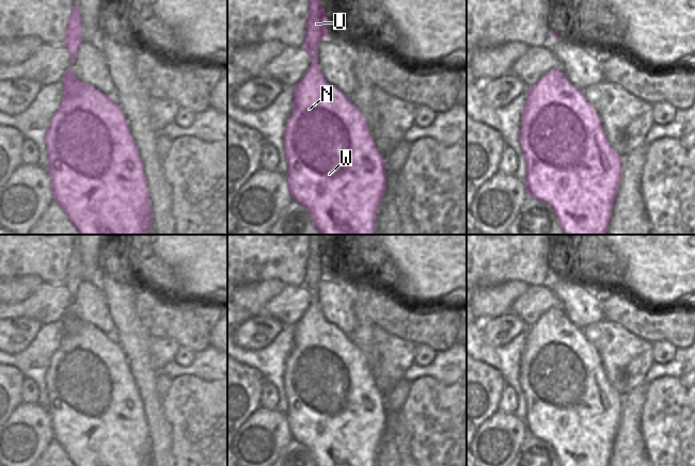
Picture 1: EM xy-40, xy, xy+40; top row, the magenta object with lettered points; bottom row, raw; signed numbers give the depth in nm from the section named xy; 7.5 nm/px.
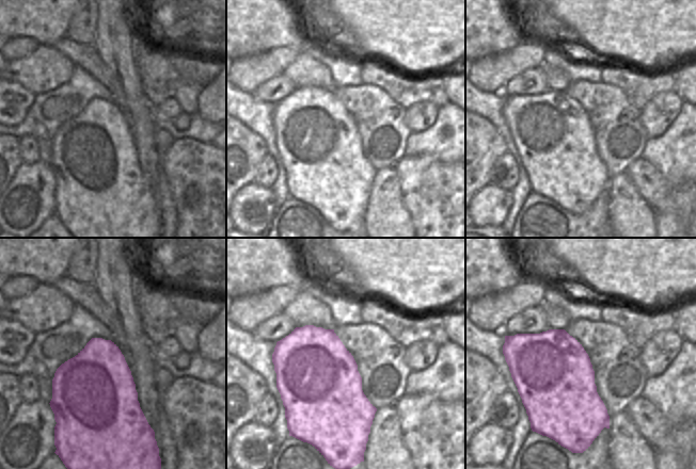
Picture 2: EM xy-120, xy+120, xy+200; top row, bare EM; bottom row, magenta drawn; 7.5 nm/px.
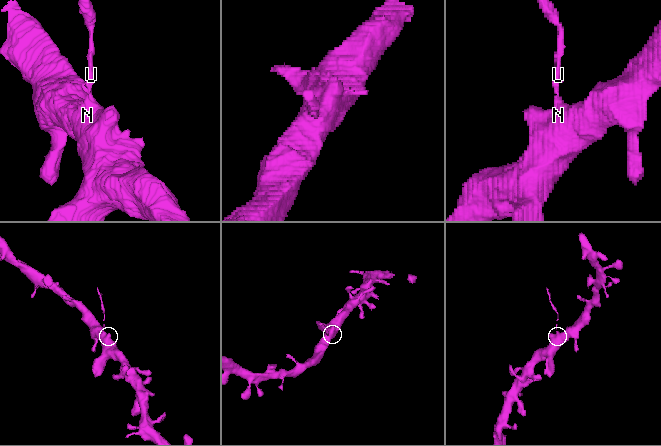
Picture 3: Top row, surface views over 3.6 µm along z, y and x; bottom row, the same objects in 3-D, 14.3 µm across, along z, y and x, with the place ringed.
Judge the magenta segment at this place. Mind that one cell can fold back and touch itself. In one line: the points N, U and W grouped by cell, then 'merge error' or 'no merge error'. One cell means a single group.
groups N W / U; merge error

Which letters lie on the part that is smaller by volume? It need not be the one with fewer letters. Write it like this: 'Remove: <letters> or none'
Remove: U

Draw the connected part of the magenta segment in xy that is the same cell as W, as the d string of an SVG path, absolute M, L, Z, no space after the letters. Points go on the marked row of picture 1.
M310 64L307 71L295 85L295 99L293 101L293 112L286 123L284 131L284 150L288 163L286 182L293 200L302 205L311 214L312 221L320 235L374 235L376 231L376 216L386 192L386 172L384 170L384 158L376 148L376 144L369 133L367 120L359 109L339 90L330 85L323 78L318 64Z

